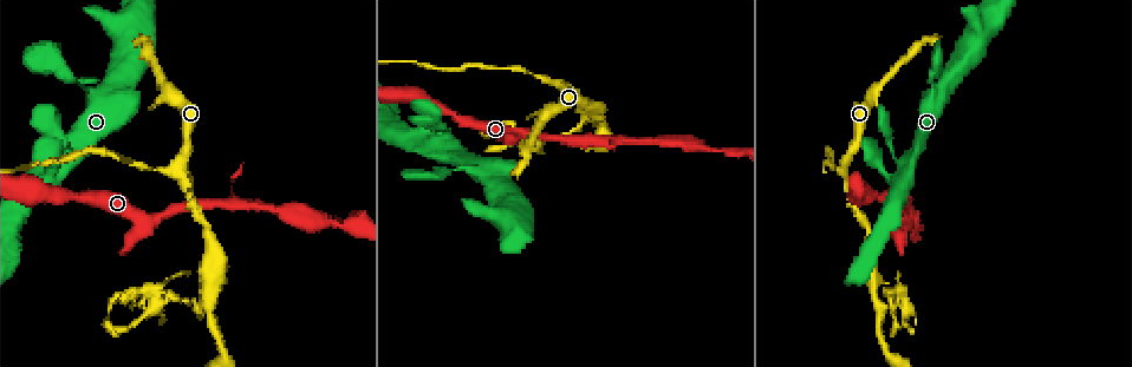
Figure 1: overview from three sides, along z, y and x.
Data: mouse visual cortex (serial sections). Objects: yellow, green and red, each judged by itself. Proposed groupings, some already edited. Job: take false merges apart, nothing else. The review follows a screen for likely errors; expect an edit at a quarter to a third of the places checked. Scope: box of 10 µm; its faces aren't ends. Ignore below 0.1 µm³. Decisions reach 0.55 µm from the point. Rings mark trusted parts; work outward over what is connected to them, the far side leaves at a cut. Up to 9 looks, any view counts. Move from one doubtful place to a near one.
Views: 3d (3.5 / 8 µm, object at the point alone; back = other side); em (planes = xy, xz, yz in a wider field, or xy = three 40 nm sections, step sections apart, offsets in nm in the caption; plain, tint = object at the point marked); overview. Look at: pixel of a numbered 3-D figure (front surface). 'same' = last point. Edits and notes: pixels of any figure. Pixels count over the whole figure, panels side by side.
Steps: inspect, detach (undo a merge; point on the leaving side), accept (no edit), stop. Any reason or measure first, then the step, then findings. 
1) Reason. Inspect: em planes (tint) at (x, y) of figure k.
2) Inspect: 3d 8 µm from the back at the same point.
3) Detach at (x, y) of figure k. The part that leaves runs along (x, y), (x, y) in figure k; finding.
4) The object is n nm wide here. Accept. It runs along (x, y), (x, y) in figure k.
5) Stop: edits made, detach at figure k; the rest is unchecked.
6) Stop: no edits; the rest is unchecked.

Branch point. Inspect: 3d 3.5 µm at (558, 83) of figure 1.

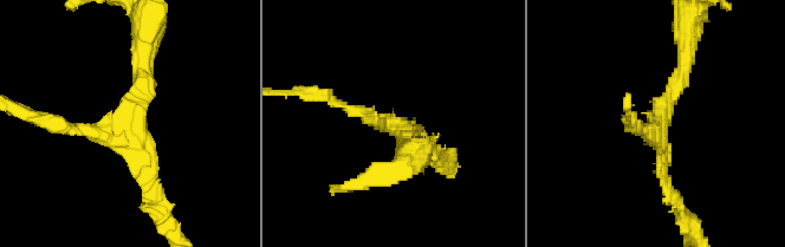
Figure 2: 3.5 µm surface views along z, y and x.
Inspect: em xy step 3 (tint) at (127, 123) of figure 2.

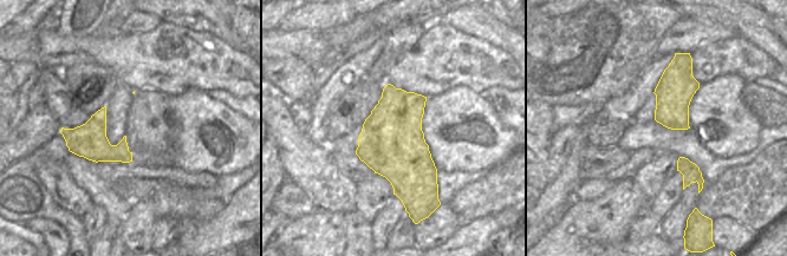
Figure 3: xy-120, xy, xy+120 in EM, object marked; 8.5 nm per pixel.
Accept. It runs along (685, 50), (660, 118), (673, 195) in figure 2; all the same cell.

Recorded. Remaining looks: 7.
Sudden change in width. Inspect: 3d 3.5 µm at (235, 202) of figure 1.

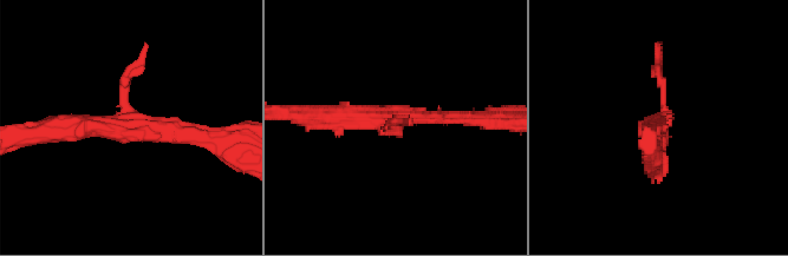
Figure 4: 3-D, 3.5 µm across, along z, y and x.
Inspect: em planes (plain) at (128, 128) of figure 4.

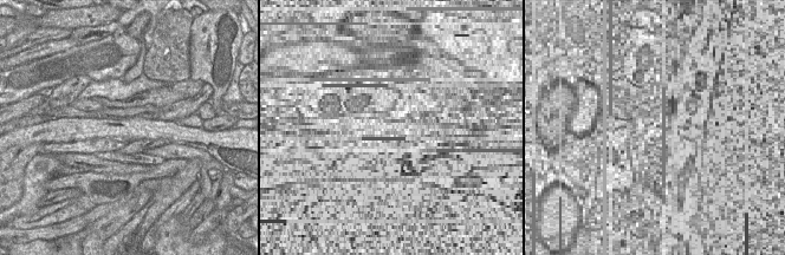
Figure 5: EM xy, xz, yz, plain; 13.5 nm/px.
Inspect: em planes (tint) at the same point.

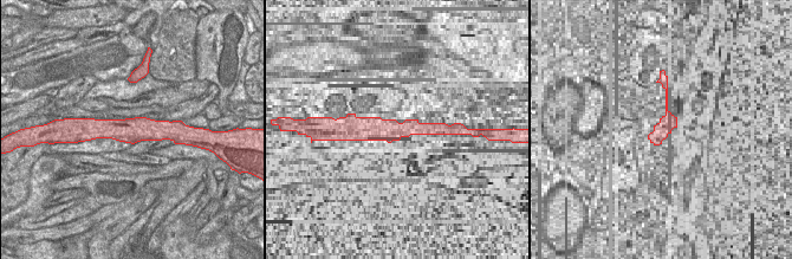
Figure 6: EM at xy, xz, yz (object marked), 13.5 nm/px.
Accept. It runs along (47, 130), (138, 126), (210, 138) in figure 4; one cell here.

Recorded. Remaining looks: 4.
Sharp bend. Inspect: 3d 3.5 µm at (177, 298) of figure 1.

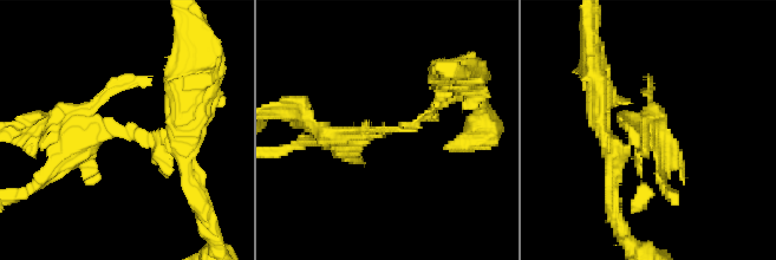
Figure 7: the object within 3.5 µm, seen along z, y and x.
Need the tissue. Inspect: em xy step 1 (tint) at (384, 132) of figure 7.

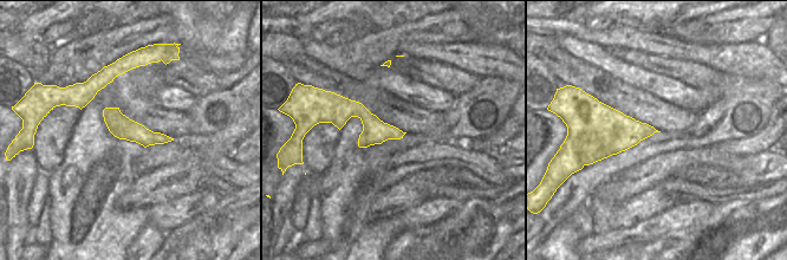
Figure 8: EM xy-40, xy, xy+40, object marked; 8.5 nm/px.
Cut it another way. Inspect: em xy step 5 (tint) at the same point.

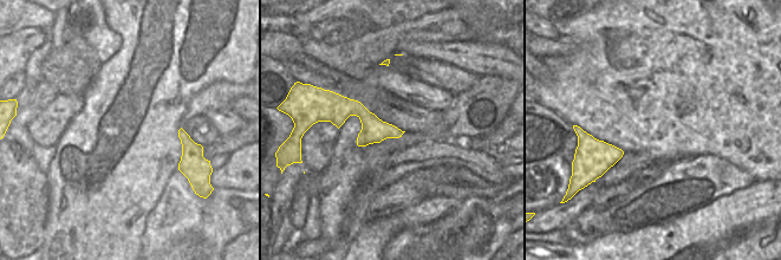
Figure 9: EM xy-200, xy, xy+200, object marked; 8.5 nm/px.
The object is 220 nm wide here. Accept. It runs along (332, 117), (359, 111), (398, 134) in figure 9; one cell here.

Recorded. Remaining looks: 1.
Stop: no edits; the rest is unchecked.

